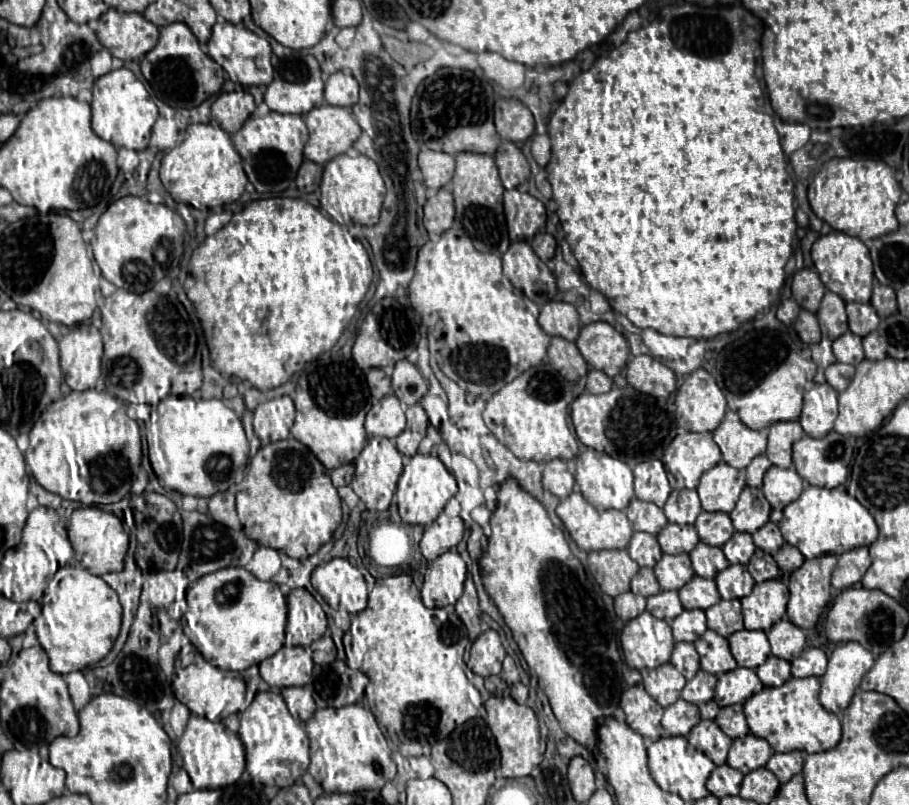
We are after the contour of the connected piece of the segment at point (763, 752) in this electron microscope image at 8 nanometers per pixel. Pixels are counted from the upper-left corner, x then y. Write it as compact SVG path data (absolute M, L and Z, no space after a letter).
M747 734L743 738L733 740L733 746L727 756L727 764L743 774L749 774L751 770L763 768L767 764L767 760L771 758L771 754L773 754L773 750L765 740L753 736L753 734Z

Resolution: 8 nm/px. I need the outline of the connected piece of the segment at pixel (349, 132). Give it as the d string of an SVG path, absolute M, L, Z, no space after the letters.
M323 104L305 114L309 142L305 158L317 164L327 164L331 158L347 152L361 136L361 128L349 108Z

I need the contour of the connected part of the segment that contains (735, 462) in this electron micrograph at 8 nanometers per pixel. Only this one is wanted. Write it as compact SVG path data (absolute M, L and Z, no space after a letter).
M727 412L723 422L713 432L717 446L721 448L723 460L733 468L747 468L749 462L763 454L767 448L769 430L751 430L741 424L735 412Z

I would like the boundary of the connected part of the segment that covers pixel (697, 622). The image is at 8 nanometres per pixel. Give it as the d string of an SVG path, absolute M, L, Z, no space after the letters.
M683 610L673 622L673 636L675 642L695 642L705 630L705 612L703 610Z

